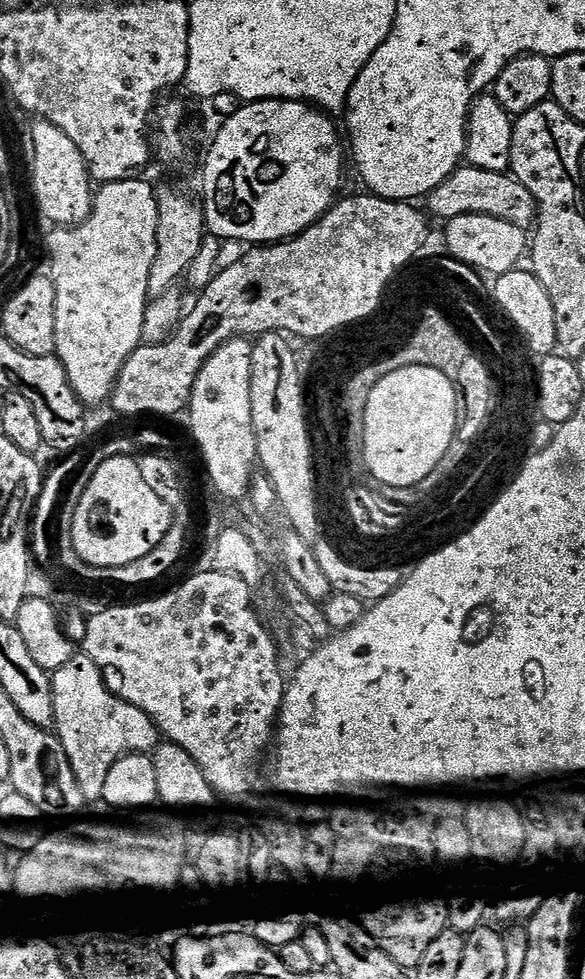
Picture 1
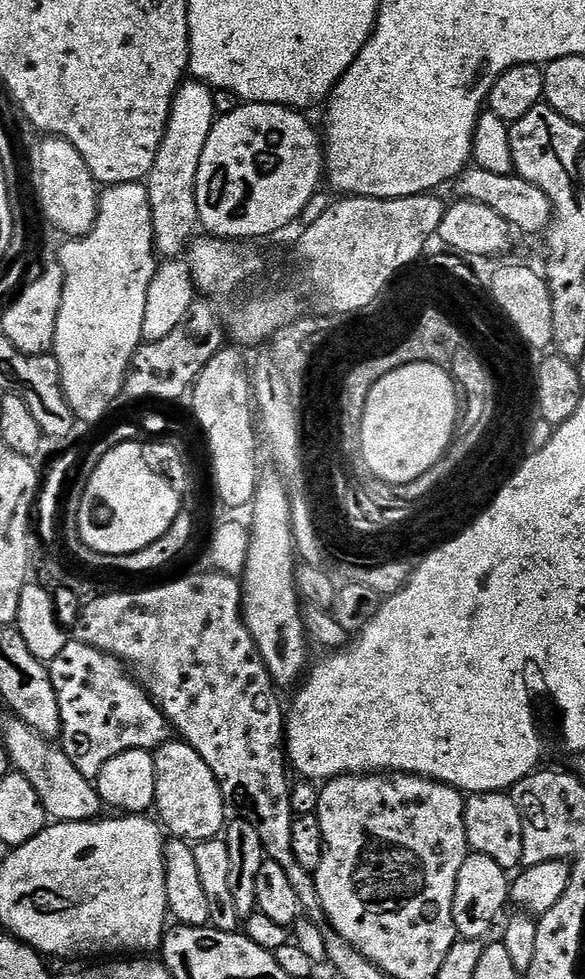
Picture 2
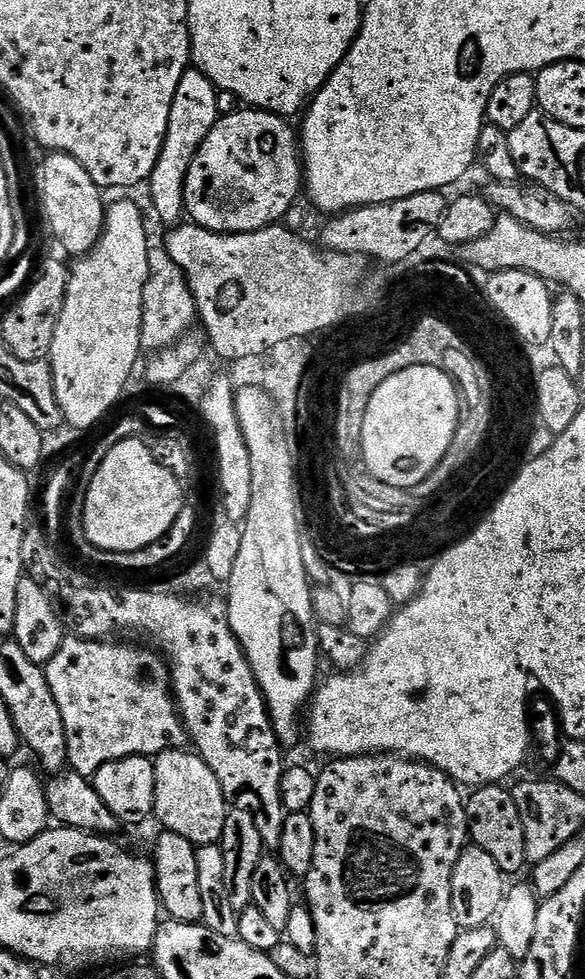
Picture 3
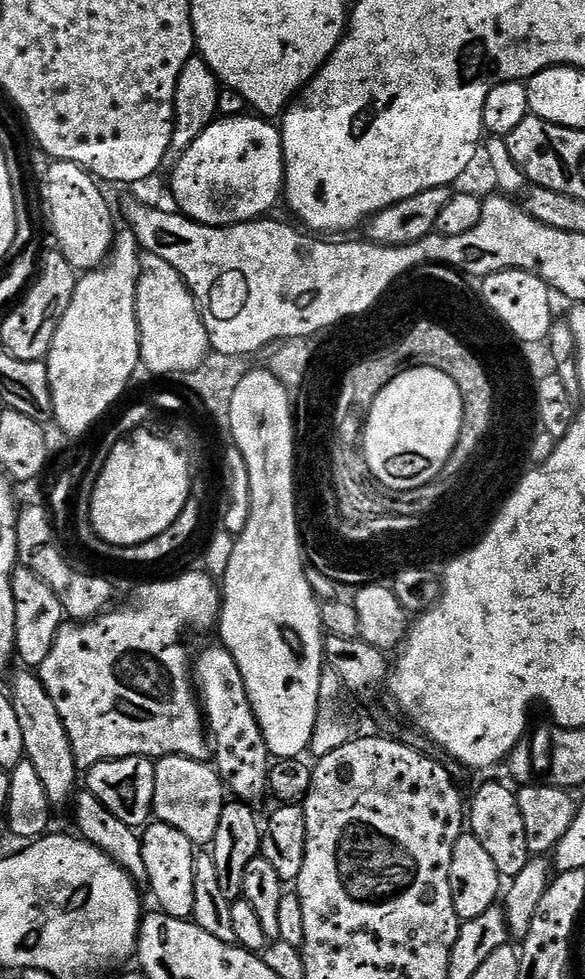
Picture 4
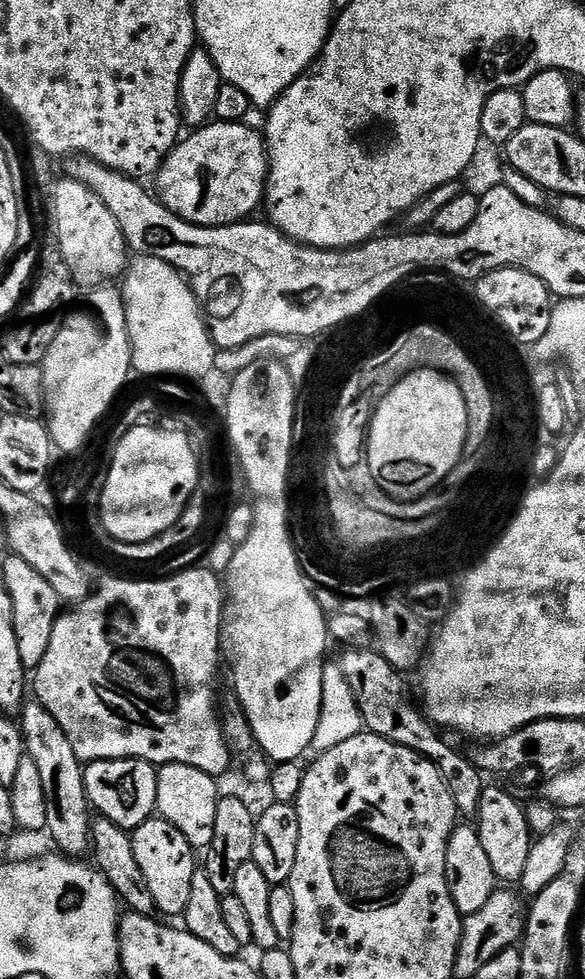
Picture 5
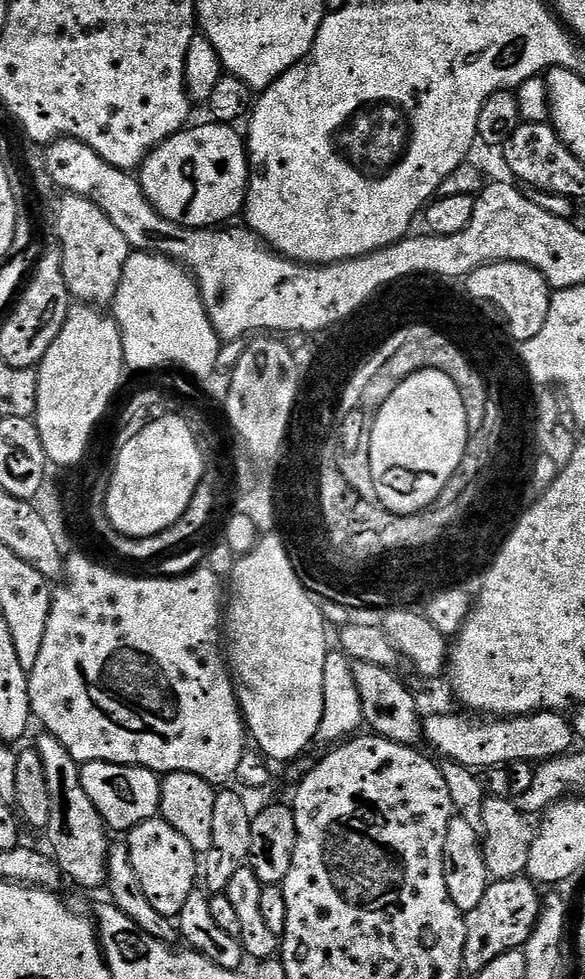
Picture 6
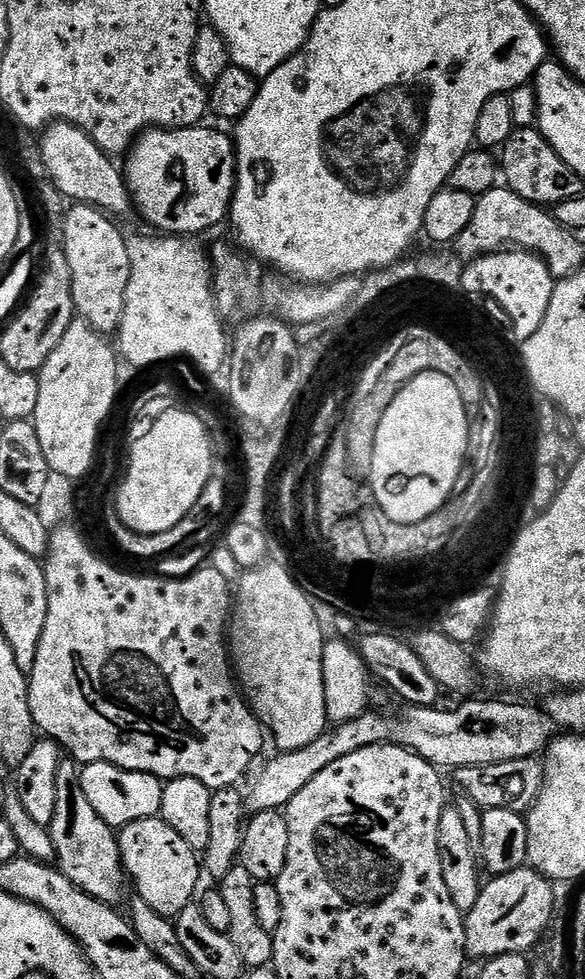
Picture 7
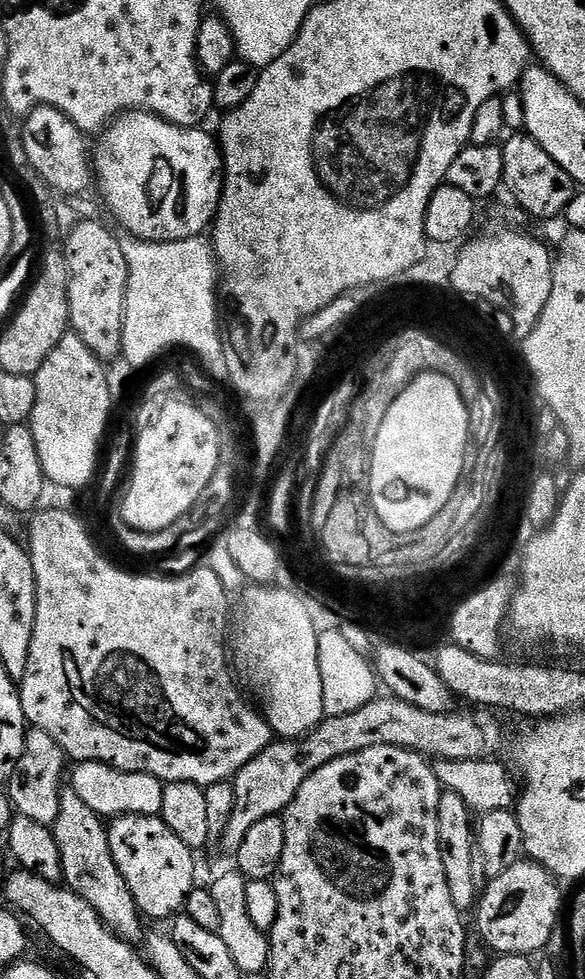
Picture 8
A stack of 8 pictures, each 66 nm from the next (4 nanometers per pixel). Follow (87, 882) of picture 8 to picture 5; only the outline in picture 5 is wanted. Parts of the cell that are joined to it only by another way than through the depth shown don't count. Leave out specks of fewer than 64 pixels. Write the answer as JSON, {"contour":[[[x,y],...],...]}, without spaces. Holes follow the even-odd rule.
{"contour":[[[39,702],[25,703],[18,713],[18,725],[20,733],[24,738],[24,750],[27,756],[34,758],[34,763],[38,765],[38,771],[42,777],[42,786],[46,790],[46,822],[48,823],[47,835],[52,835],[52,840],[57,844],[59,851],[63,855],[73,858],[83,857],[89,851],[92,843],[92,820],[86,786],[84,785],[85,765],[74,754],[74,746],[70,746],[70,738],[66,738],[66,730],[58,726],[54,714],[46,710],[46,706]]]}

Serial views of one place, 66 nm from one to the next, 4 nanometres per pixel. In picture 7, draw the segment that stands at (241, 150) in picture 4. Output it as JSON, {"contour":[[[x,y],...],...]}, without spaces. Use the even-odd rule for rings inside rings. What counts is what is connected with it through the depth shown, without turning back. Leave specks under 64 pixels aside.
{"contour":[[[193,126],[190,128],[173,128],[171,130],[148,130],[136,137],[127,153],[128,161],[122,164],[122,173],[124,180],[128,183],[128,192],[132,196],[132,202],[135,211],[140,211],[140,216],[148,224],[153,224],[153,229],[159,230],[164,234],[175,234],[177,237],[192,238],[197,234],[206,231],[215,223],[227,221],[232,207],[232,192],[236,188],[236,153],[234,149],[234,140],[231,135],[223,136],[220,132],[215,132],[212,128],[205,126]]]}

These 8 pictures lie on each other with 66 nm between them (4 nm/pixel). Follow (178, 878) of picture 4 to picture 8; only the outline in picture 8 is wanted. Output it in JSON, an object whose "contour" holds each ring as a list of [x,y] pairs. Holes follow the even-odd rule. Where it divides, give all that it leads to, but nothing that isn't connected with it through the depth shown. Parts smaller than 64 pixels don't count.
{"contour":[[[117,816],[107,829],[112,857],[122,878],[126,878],[126,886],[130,886],[130,894],[134,894],[137,908],[147,919],[175,917],[196,884],[194,852],[159,816]]]}

